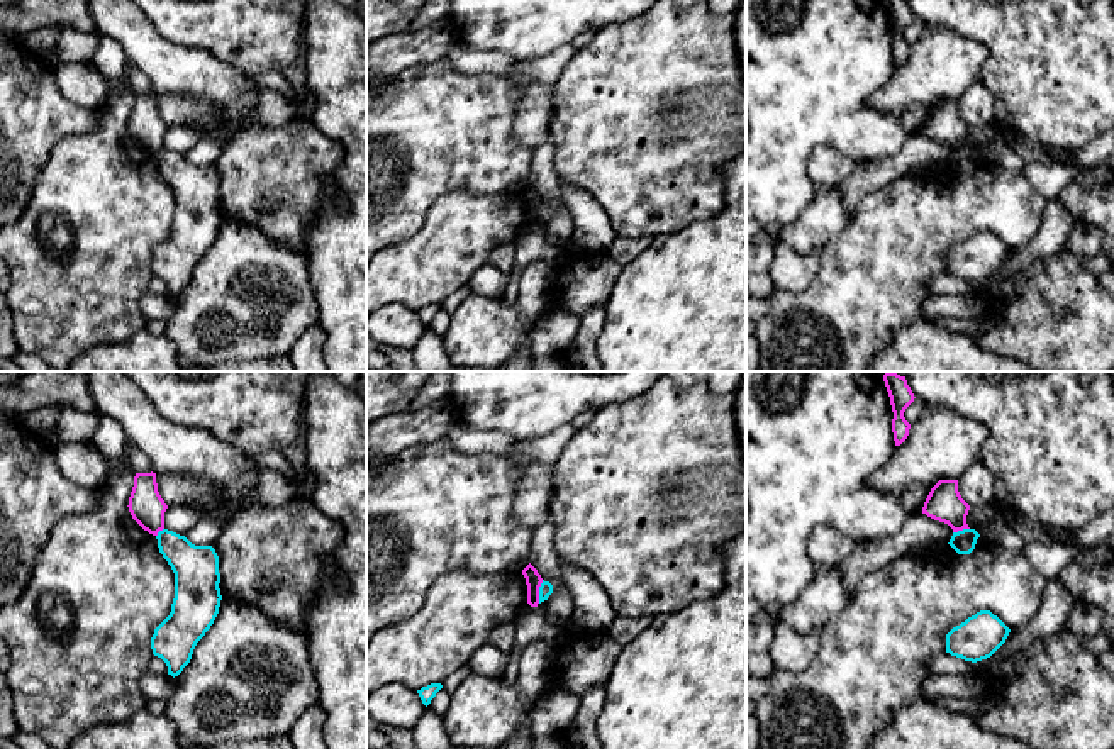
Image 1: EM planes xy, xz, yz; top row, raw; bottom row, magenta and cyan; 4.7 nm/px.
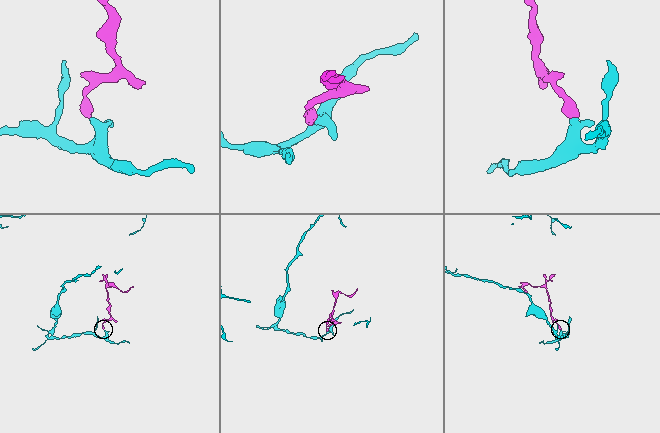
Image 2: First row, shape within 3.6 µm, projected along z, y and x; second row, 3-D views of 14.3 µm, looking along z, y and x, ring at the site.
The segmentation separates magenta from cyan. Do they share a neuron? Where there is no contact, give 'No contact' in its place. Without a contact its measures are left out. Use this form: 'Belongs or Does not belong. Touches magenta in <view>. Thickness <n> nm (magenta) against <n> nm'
Does not belong. Touches magenta in xz. Thickness 80 nm (magenta) against 60 nm

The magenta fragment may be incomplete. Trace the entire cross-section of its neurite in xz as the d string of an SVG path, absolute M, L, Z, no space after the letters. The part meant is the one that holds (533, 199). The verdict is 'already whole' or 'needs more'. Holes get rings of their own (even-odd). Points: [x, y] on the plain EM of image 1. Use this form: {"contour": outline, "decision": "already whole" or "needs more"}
{"contour": "M531 183L522 190L522 195L524 195L526 205L527 205L527 224L531 227L538 227L538 224L539 224L539 207L543 203L543 198Z", "decision": "already whole"}

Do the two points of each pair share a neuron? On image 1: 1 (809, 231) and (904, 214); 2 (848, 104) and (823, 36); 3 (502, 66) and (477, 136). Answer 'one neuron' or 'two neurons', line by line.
1: two neurons
2: one neuron
3: two neurons

